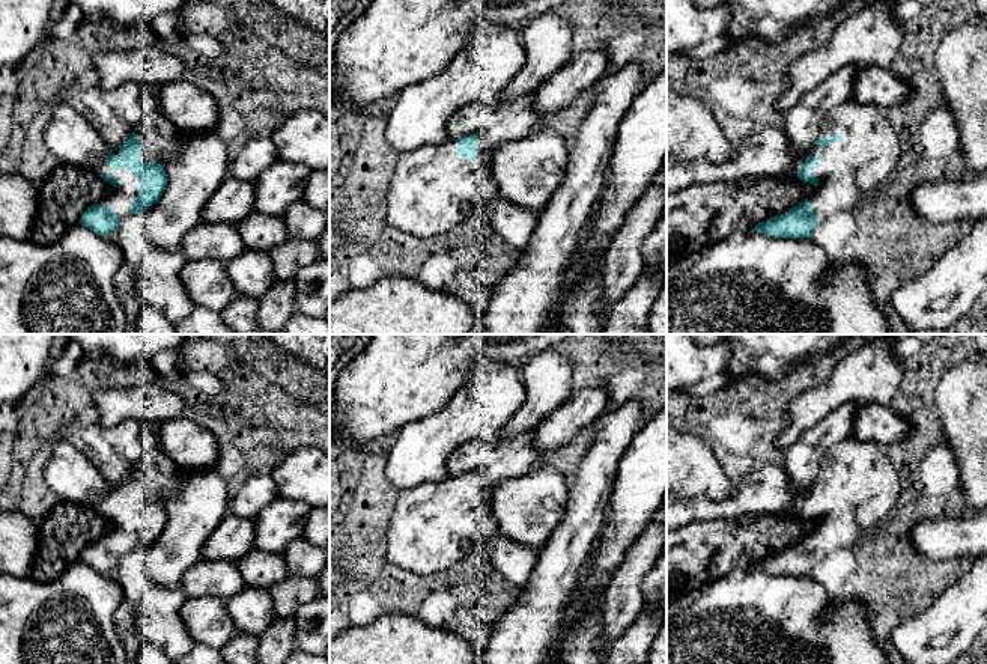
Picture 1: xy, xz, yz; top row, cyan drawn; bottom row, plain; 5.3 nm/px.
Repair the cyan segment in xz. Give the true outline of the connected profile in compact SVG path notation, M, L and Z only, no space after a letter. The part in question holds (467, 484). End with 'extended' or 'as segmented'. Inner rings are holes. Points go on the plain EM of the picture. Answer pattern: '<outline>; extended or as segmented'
M471 471L457 477L448 477L444 482L424 482L415 488L399 491L387 527L387 563L415 575L432 575L447 571L466 559L472 551L483 548L487 538L498 532L498 522L492 510L494 489L495 486L486 483L478 485L477 471Z; extended

